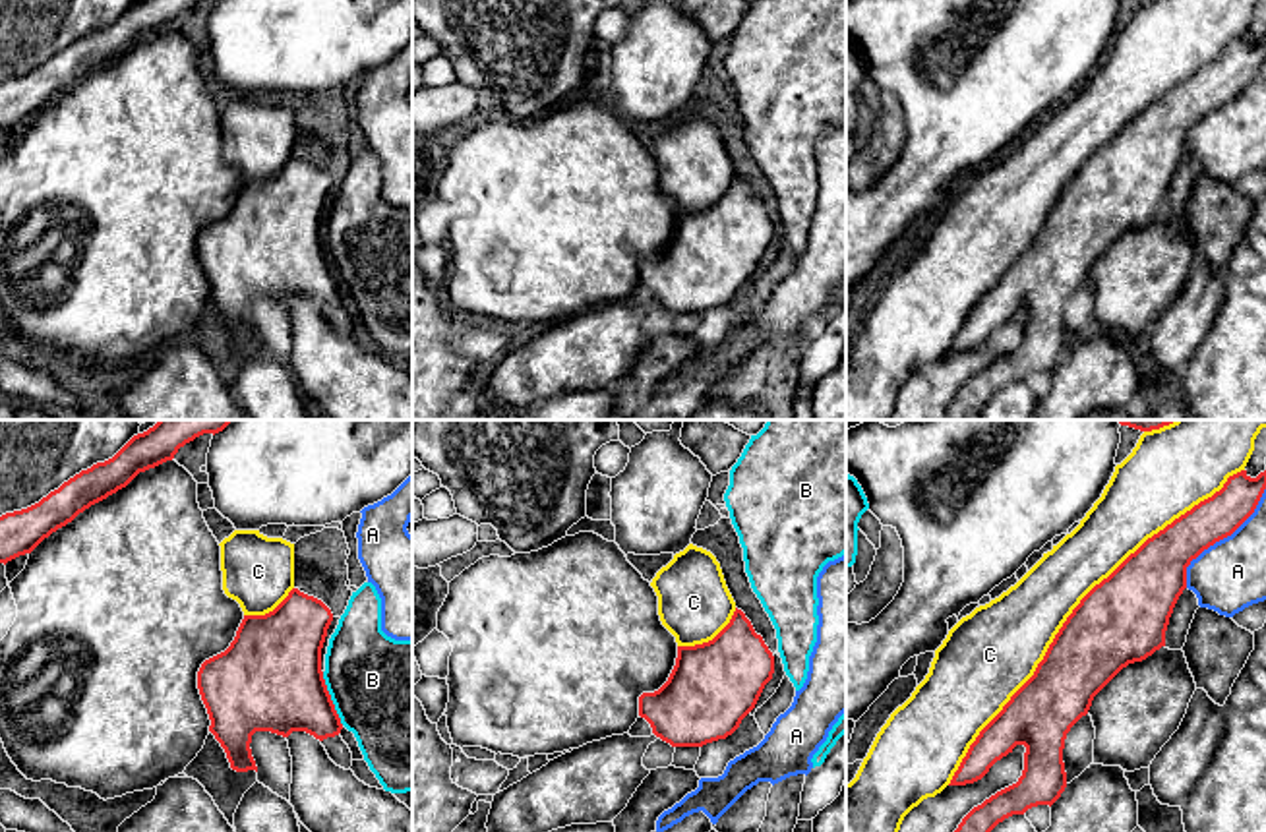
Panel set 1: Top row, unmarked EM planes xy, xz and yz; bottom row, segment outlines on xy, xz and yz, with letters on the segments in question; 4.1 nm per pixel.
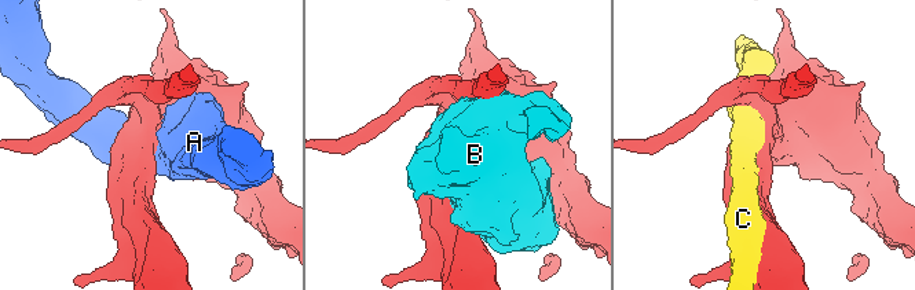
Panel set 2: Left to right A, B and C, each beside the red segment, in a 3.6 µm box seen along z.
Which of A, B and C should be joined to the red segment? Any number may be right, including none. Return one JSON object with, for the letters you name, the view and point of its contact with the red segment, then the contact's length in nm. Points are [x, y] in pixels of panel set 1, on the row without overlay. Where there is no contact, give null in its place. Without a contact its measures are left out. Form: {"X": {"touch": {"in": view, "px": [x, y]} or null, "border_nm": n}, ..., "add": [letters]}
{"add": []}

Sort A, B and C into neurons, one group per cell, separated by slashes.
A / B / C

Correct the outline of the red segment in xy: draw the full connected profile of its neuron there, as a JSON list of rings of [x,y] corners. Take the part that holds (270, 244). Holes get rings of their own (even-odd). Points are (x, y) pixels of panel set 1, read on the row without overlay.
[[[292,155],[273,178],[244,182],[230,213],[201,230],[197,255],[211,286],[209,298],[232,337],[257,339],[250,315],[256,298],[283,304],[306,298],[319,308],[341,300],[343,290],[321,238],[321,215],[331,188],[333,180],[321,166]]]

